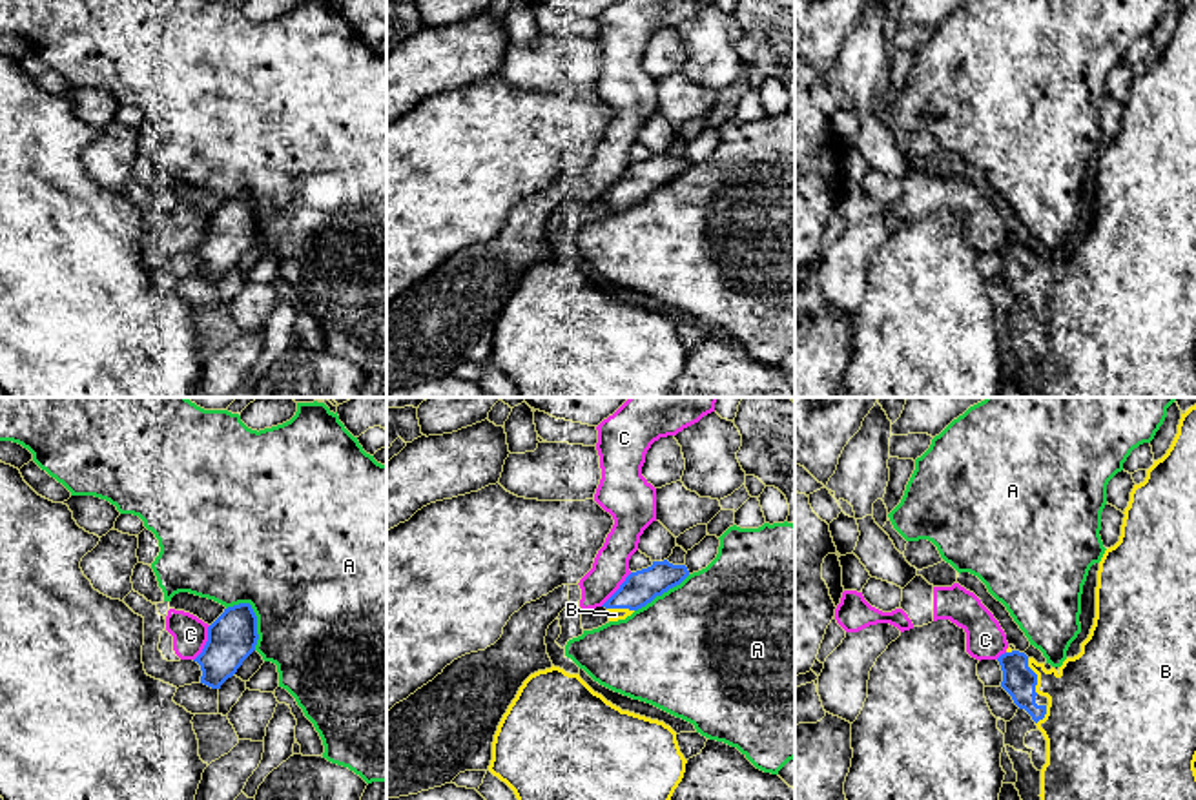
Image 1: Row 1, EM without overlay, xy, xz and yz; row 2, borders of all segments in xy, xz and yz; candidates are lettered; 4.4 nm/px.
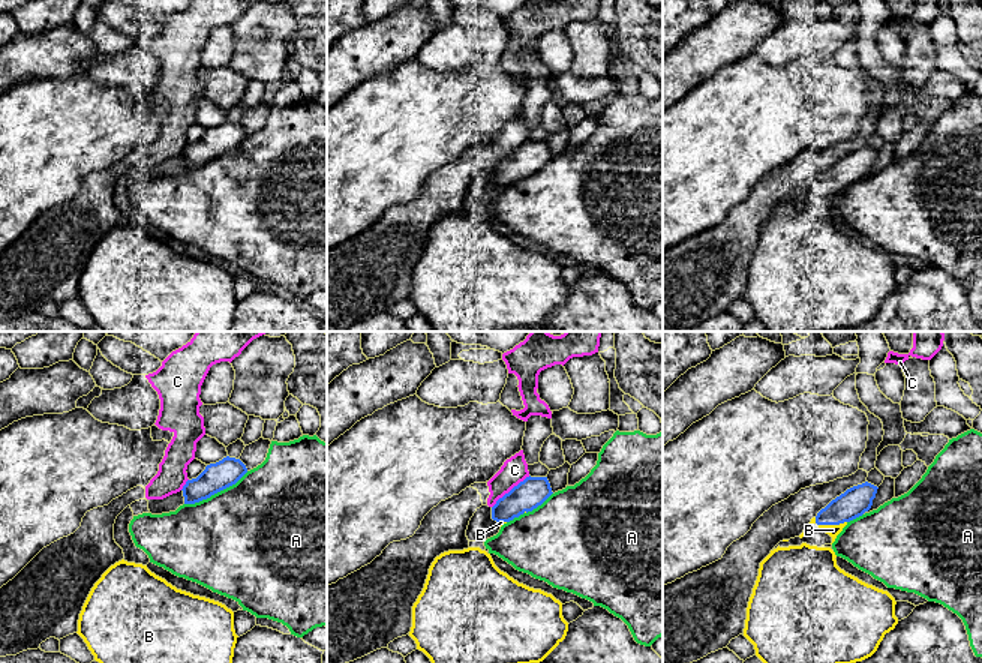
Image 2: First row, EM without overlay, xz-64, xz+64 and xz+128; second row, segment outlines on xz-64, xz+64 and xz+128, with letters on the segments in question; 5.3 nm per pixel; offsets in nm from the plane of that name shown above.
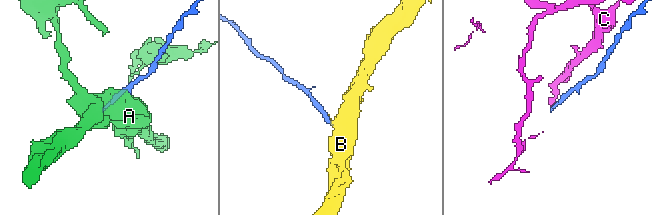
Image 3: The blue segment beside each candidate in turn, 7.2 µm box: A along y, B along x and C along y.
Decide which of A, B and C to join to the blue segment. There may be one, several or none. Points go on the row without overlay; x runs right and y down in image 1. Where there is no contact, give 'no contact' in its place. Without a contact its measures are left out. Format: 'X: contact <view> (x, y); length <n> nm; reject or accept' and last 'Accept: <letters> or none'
A: contact xy (256, 208); length 240 nm; reject
B: contact yz (1036, 268); length 170 nm; accept
C: contact xy (206, 235); length 180 nm; reject
Accept: B

